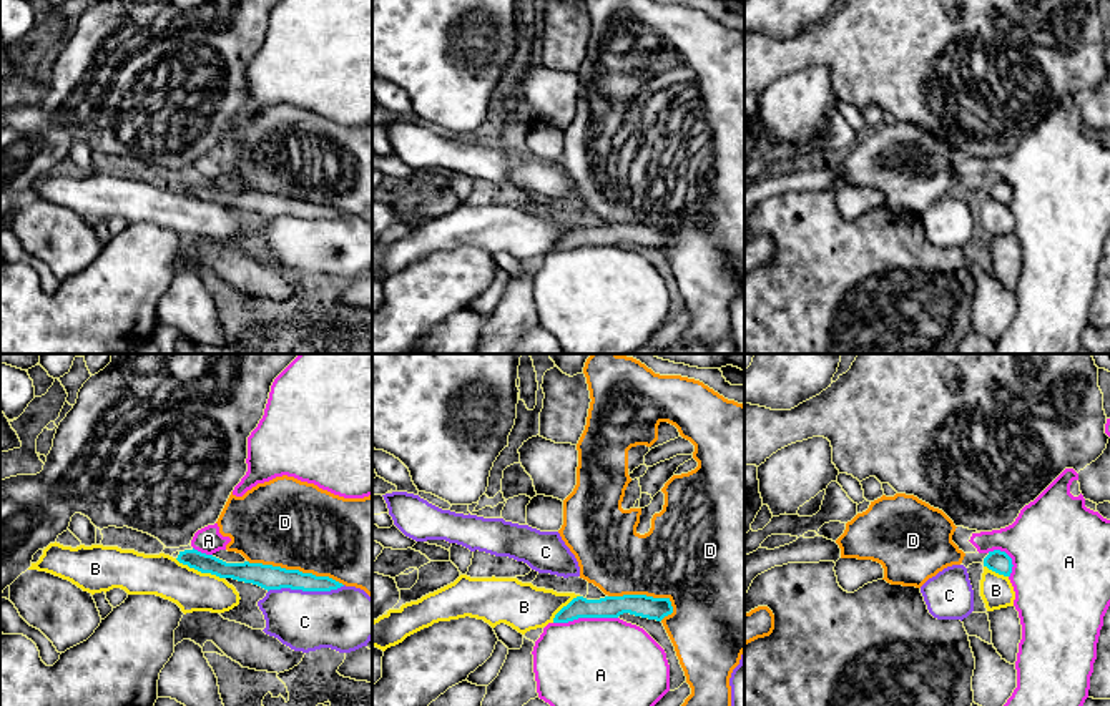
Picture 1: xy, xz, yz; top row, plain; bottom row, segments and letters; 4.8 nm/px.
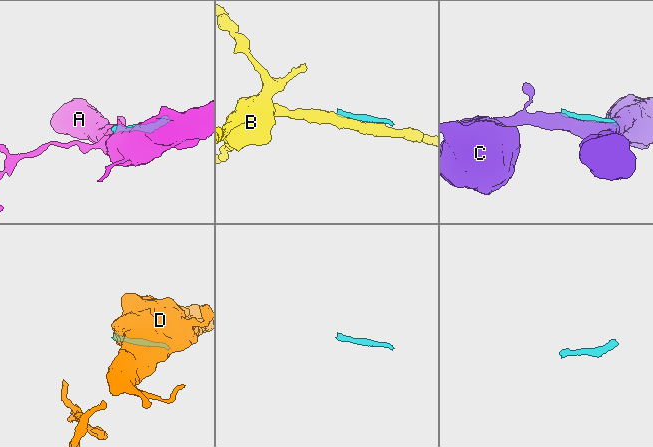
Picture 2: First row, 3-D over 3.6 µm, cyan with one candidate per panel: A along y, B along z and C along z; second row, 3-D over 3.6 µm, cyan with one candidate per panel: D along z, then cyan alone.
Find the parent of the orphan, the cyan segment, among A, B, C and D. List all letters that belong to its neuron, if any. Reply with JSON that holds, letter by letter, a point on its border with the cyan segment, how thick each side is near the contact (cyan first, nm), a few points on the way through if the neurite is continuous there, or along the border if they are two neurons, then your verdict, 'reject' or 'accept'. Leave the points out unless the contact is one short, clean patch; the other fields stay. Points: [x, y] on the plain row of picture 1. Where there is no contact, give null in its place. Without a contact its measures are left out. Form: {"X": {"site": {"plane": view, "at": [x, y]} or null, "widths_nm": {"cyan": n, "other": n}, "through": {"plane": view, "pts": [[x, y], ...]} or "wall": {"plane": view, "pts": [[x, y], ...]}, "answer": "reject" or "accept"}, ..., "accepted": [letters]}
{"A": {"site": {"plane": "xz", "at": [585, 245]}, "widths_nm": {"cyan": 110, "other": 500}, "wall": {"plane": "xz", "pts": [[617, 245], [579, 245], [554, 251]]}, "answer": "reject"}, "B": {"site": {"plane": "xy", "at": [200, 198]}, "widths_nm": {"cyan": 100, "other": 200}, "wall": {"plane": "xy", "pts": [[175, 186], [223, 206]]}, "answer": "reject"}, "C": {"site": {"plane": "xy", "at": [306, 218]}, "widths_nm": {"cyan": 120, "other": 300}, "answer": "reject"}, "D": {"site": {"plane": "xy", "at": [296, 198]}, "widths_nm": {"cyan": 120, "other": 440}, "answer": "reject"}, "accepted": []}

